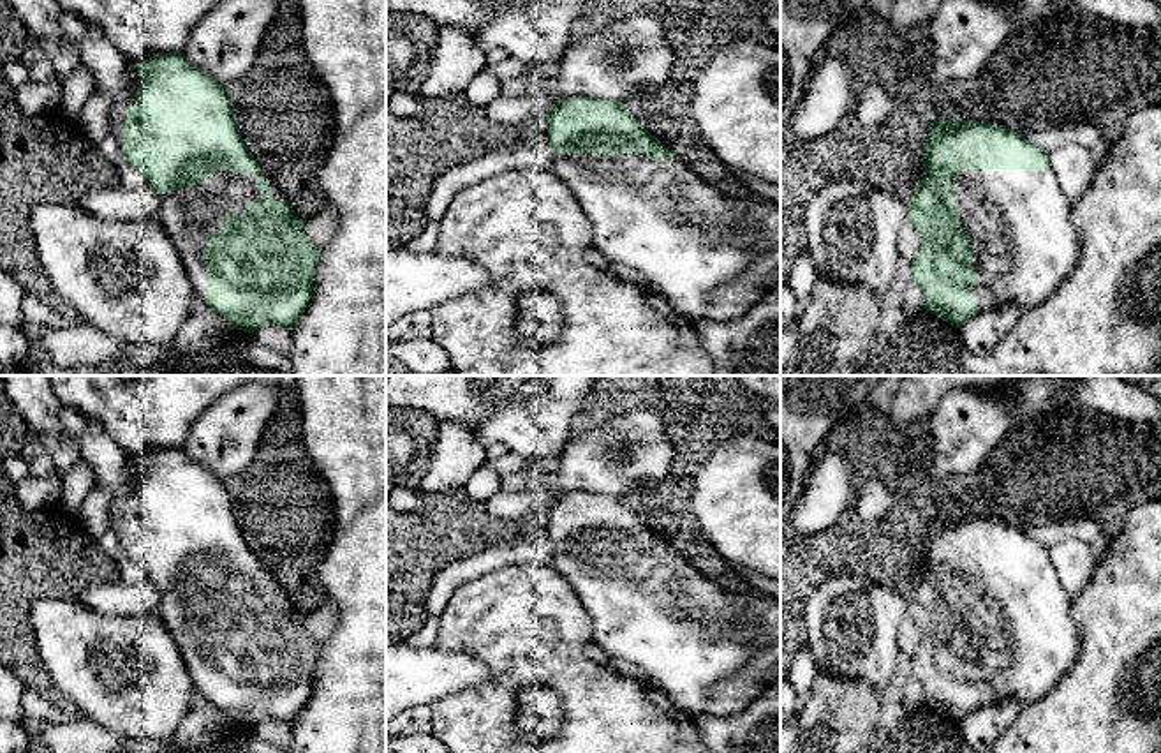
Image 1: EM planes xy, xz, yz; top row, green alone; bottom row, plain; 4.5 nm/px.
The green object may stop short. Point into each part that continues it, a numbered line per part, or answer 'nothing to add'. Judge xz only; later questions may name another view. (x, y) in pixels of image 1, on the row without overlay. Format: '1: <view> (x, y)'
1: xz (659, 612)

